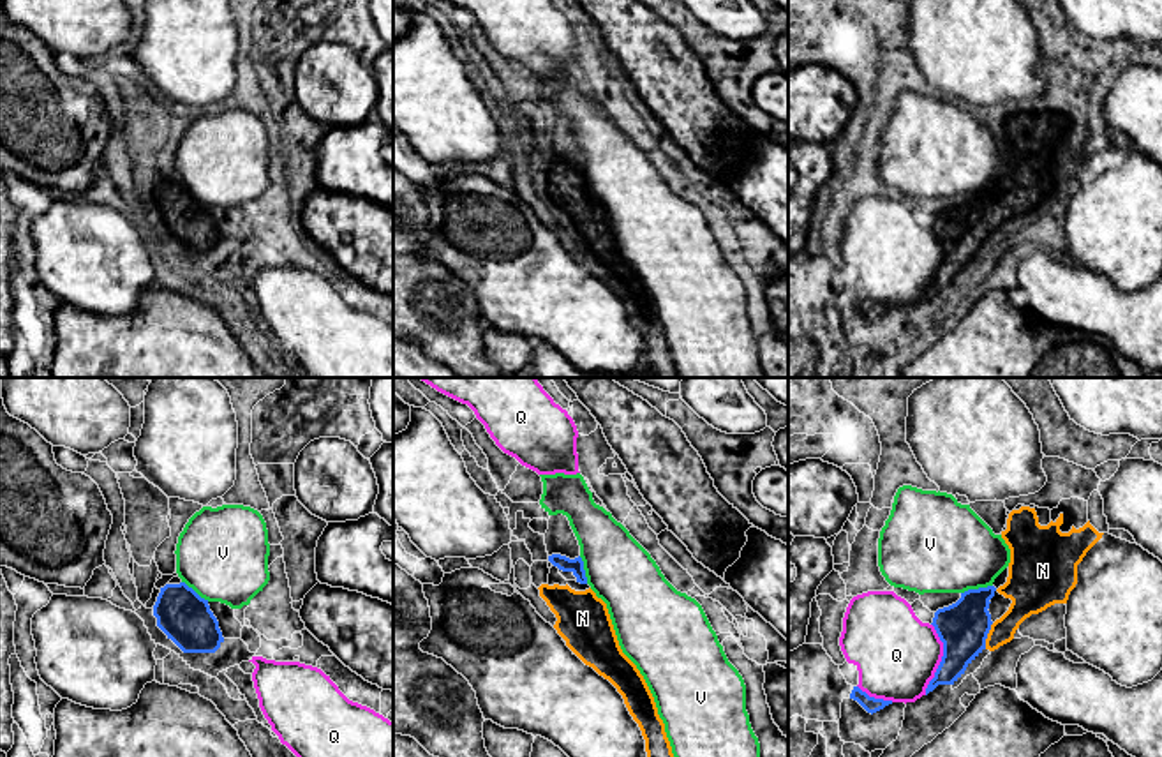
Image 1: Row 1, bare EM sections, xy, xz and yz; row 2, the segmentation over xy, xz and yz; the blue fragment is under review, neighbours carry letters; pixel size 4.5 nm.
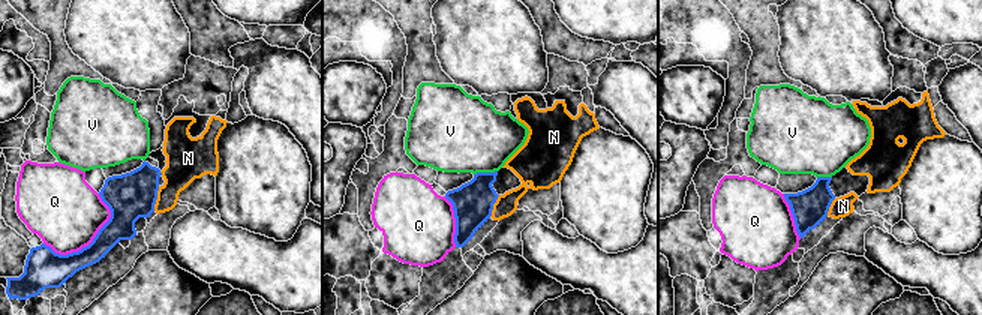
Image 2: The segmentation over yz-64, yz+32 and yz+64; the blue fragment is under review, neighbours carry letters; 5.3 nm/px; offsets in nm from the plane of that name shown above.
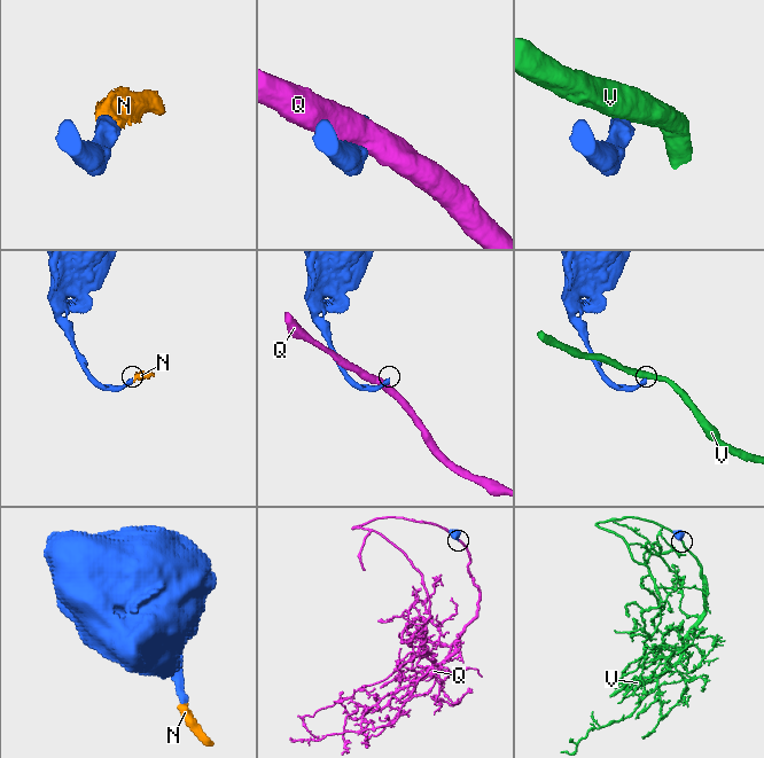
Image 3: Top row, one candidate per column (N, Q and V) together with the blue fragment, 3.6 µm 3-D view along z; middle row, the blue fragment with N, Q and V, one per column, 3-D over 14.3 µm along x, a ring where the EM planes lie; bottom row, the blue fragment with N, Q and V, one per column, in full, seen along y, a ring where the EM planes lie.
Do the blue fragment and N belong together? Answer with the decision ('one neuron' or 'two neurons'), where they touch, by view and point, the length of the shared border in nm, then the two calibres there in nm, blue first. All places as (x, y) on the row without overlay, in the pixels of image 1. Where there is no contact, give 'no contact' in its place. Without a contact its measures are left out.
one neuron | yz (986, 240) | 130 nm | 240/140 nm

